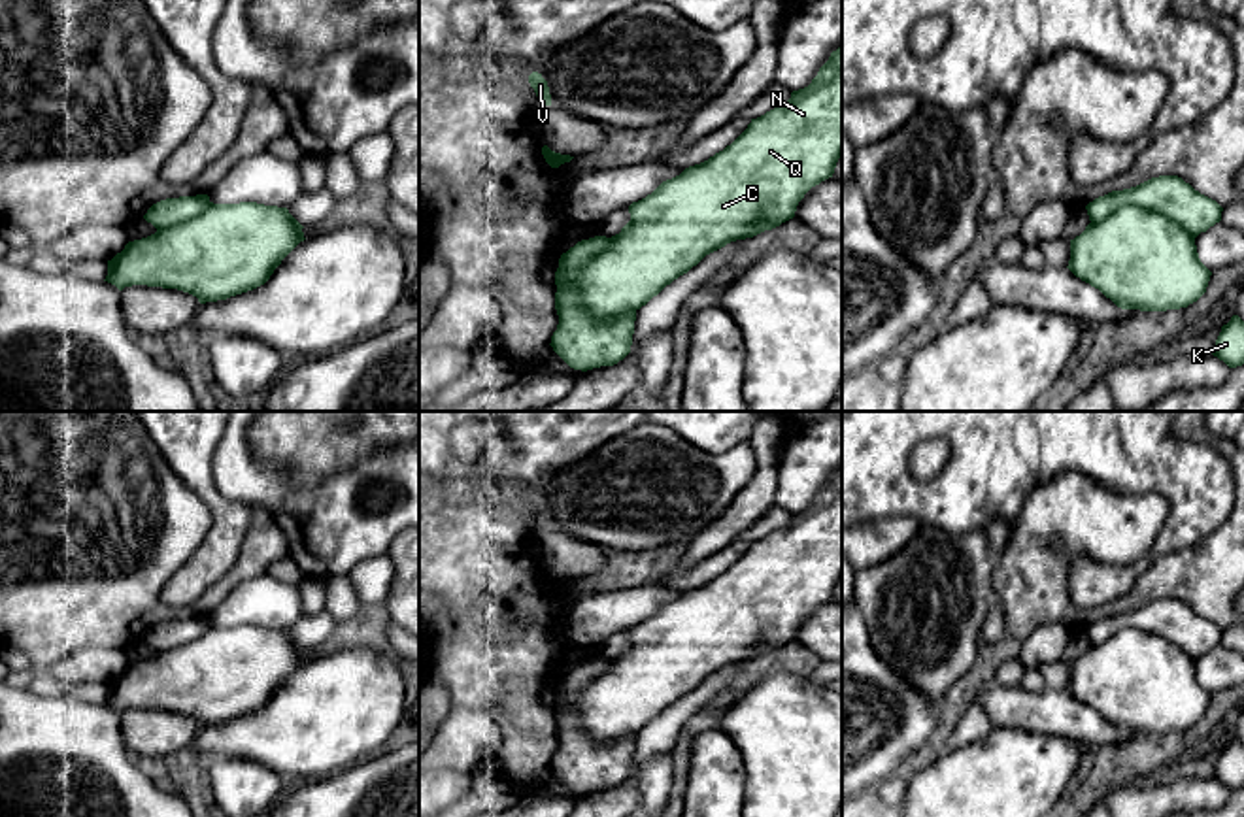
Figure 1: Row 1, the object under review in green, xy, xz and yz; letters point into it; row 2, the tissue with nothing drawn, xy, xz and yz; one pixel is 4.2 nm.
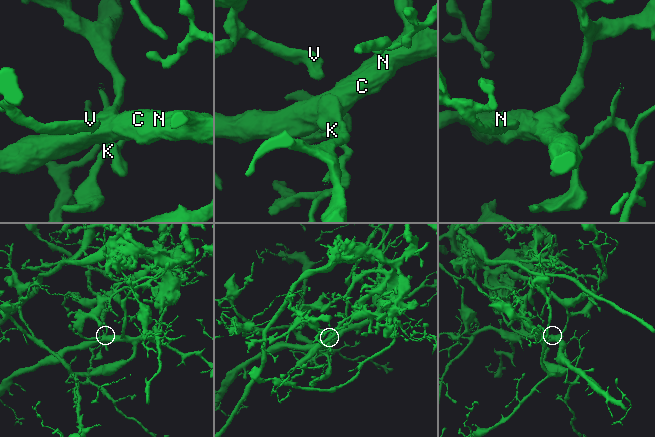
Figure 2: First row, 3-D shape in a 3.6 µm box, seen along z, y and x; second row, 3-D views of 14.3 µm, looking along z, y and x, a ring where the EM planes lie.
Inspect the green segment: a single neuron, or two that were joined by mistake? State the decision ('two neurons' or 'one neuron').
two neurons

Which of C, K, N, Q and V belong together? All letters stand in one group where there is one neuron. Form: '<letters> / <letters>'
C K N Q / V

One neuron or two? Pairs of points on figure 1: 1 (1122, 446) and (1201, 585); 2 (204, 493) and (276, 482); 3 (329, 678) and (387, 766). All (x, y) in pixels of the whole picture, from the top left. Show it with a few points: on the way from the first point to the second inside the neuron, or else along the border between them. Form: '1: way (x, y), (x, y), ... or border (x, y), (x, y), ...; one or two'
1: border (1218, 525), (1197, 542), (1159, 555), (1143, 572); two
2: border (231, 499), (259, 506); two
3: border (378, 753), (361, 759), (338, 774); two

